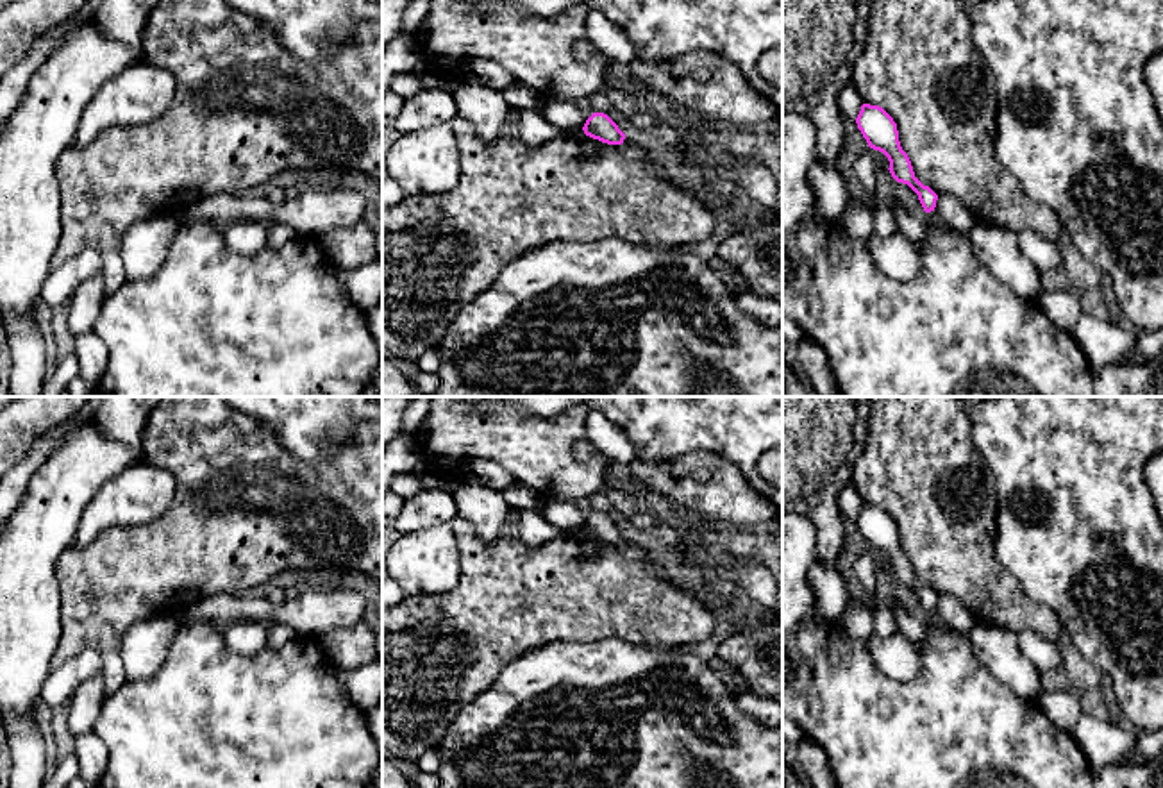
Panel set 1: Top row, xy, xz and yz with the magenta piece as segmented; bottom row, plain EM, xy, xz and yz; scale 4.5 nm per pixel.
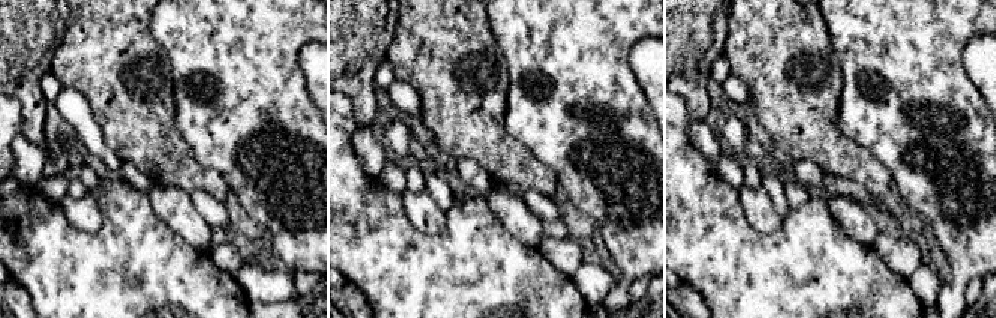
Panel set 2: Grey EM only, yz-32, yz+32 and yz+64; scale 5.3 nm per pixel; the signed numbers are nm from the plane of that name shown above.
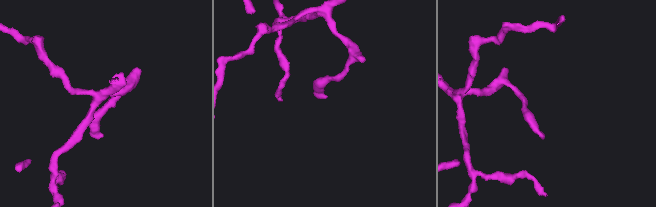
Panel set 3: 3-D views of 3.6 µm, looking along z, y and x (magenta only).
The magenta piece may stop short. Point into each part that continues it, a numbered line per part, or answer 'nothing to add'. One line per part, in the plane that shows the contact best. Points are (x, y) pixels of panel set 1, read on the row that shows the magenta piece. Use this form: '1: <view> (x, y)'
nothing to add

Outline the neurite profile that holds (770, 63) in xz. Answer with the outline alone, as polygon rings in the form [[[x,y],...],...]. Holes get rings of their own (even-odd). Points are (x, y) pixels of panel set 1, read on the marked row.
[[[782,45],[765,52],[757,61],[757,71],[782,89]]]

